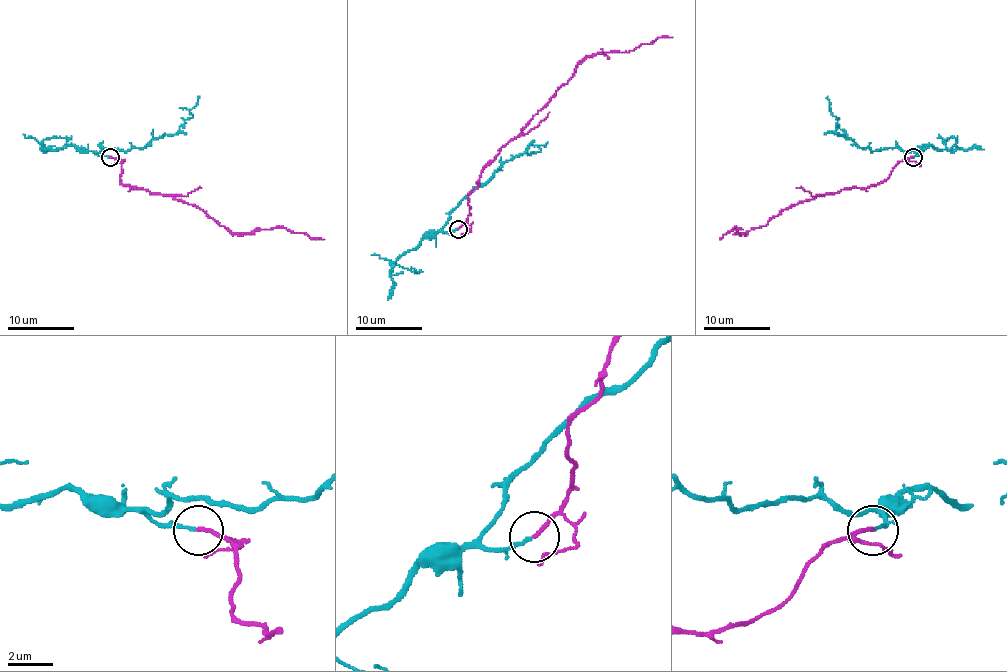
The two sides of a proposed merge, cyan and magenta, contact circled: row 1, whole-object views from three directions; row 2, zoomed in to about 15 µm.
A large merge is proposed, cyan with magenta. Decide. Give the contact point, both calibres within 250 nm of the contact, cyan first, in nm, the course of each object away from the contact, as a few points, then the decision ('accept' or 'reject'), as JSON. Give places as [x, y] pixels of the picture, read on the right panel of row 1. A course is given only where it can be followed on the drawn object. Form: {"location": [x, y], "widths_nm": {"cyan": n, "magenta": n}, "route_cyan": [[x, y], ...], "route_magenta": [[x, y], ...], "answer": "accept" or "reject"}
{"location": [913, 157], "widths_nm": {"cyan": 130, "magenta": 170}, "route_cyan": [[912, 158], [916, 156], [914, 151], [906, 153], [896, 148], [872, 151], [859, 148], [839, 134], [827, 96]], "route_magenta": [[912, 158], [869, 187], [819, 194], [791, 204], [764, 226], [748, 232], [734, 227], [721, 239]], "answer": "accept"}

